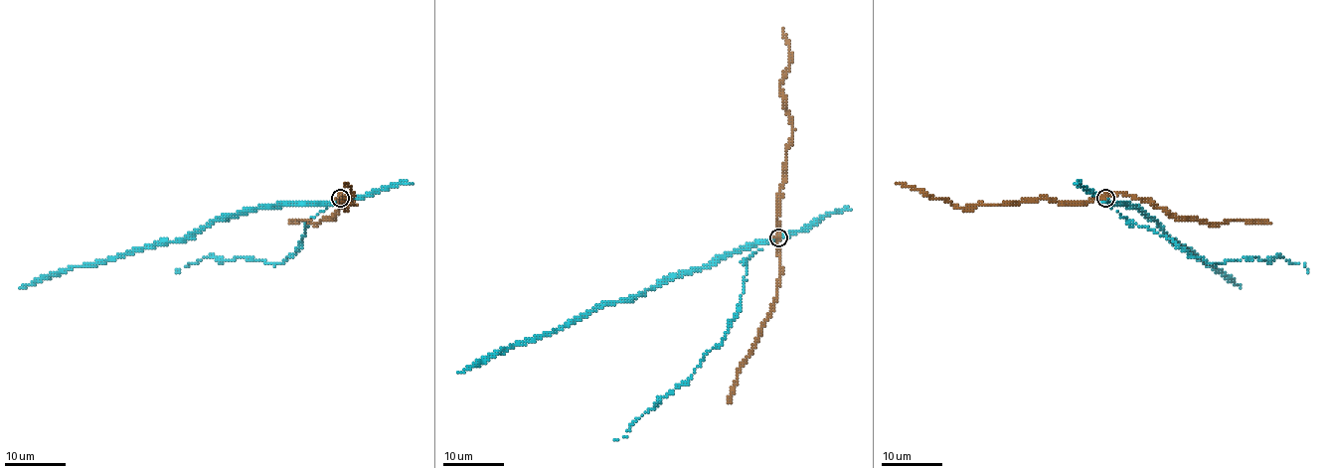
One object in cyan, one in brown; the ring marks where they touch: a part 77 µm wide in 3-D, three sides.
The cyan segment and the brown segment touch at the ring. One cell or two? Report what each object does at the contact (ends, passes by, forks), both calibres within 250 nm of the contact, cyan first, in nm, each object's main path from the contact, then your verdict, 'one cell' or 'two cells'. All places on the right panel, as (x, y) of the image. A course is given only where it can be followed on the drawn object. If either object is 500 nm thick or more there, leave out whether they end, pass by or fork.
cyan passes by | brown passes by | 480/360 nm | cyan via (1105, 198), (1111, 203), (1131, 204), (1150, 217), (1173, 242), (1241, 288) | brown via (1104, 198), (1085, 203), (1063, 203), (1044, 198), (955, 207), (944, 200), (927, 197), (897, 183) | two cells

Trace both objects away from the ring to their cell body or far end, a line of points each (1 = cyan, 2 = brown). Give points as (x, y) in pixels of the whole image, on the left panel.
1: (339, 198), (240, 210), (220, 217), (181, 239), (135, 248), (110, 260), (56, 271), (20, 288)
2: (339, 198), (339, 203), (347, 198), (353, 204), (342, 207), (346, 200), (352, 197), (352, 190), (344, 183)

